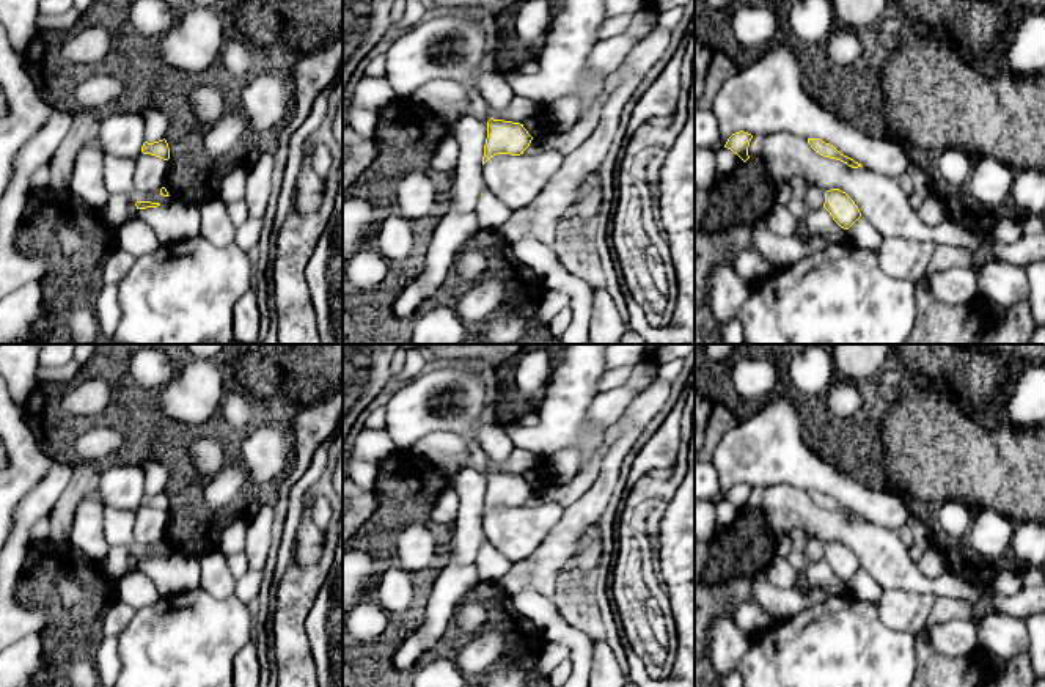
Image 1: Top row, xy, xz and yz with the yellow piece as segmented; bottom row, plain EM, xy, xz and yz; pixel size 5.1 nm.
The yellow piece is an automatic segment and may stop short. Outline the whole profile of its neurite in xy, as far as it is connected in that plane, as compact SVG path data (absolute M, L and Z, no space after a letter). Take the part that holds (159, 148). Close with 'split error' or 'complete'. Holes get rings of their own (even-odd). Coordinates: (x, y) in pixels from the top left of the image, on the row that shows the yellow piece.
M165 138L154 143L145 141L141 146L141 152L160 157L163 160L170 159L170 148Z; complete

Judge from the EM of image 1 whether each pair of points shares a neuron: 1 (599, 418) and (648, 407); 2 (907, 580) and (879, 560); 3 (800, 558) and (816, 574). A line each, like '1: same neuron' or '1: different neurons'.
1: different neurons
2: same neuron
3: same neuron

